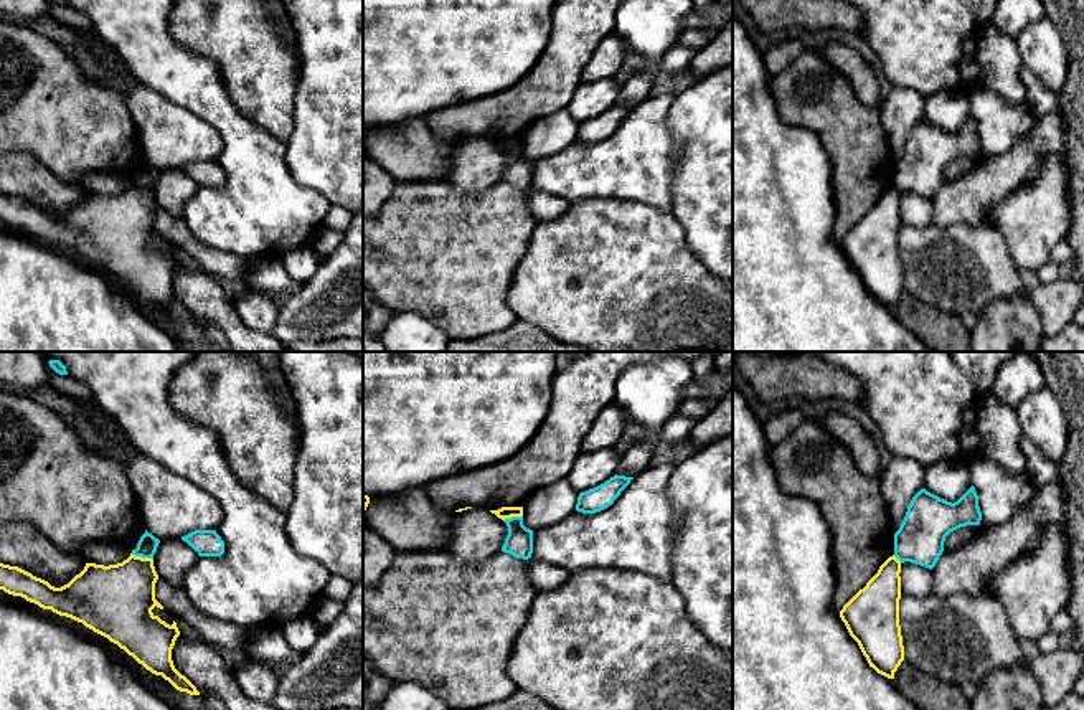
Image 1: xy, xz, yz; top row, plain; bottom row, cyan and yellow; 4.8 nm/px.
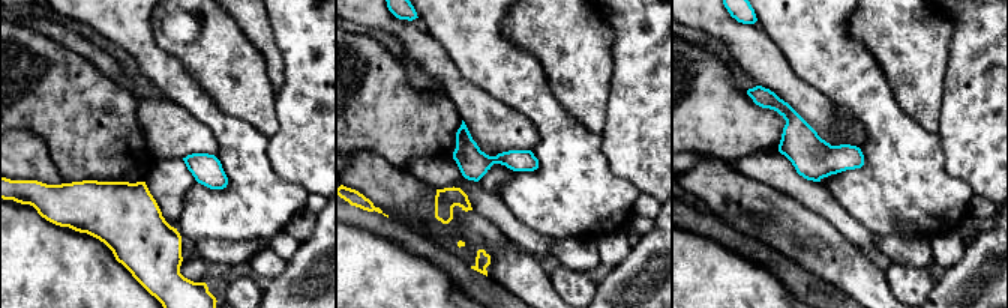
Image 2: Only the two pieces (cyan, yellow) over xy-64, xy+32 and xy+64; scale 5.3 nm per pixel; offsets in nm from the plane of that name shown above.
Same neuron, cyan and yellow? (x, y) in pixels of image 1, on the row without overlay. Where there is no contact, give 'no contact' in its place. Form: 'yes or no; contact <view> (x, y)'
no; contact xy (142, 187)

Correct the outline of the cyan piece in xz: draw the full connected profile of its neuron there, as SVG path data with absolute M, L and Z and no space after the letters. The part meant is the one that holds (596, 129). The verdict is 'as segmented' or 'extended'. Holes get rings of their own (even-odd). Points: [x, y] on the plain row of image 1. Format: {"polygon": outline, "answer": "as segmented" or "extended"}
{"polygon": "M614 106L604 114L581 122L577 127L576 140L582 144L596 144L609 135L620 125L620 122L630 114L634 107Z", "answer": "as segmented"}

